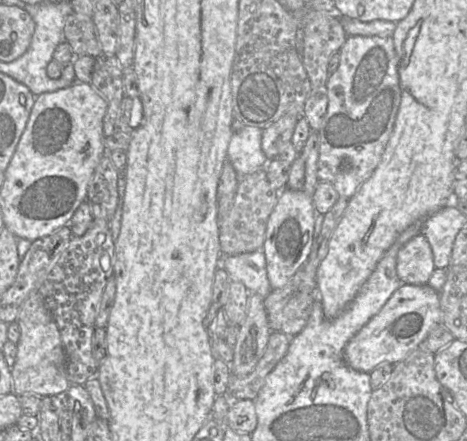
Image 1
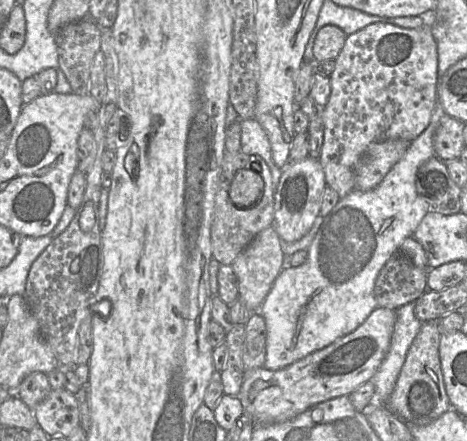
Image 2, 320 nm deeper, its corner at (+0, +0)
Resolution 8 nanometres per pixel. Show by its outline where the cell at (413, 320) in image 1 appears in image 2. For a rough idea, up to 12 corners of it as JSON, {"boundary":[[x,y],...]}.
{"boundary":[[396,310],[282,369],[245,371],[256,425],[348,396],[387,355]]}

